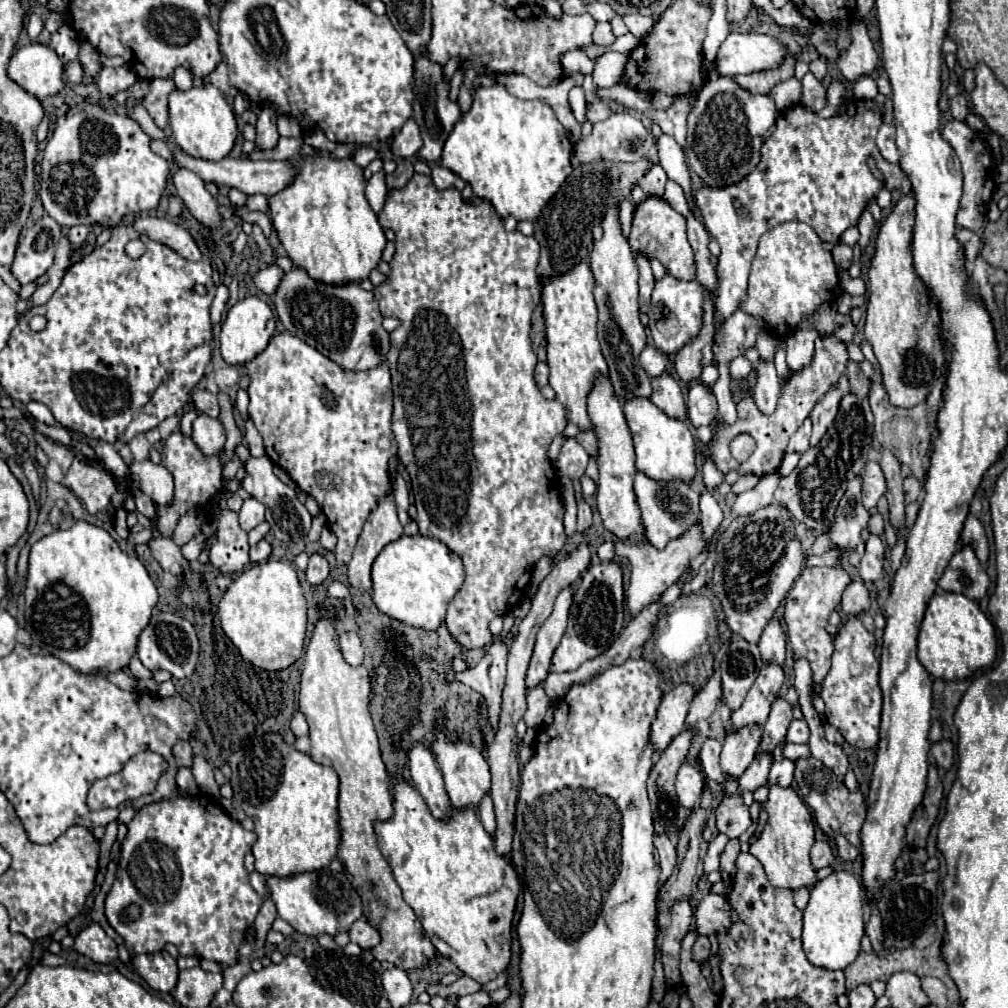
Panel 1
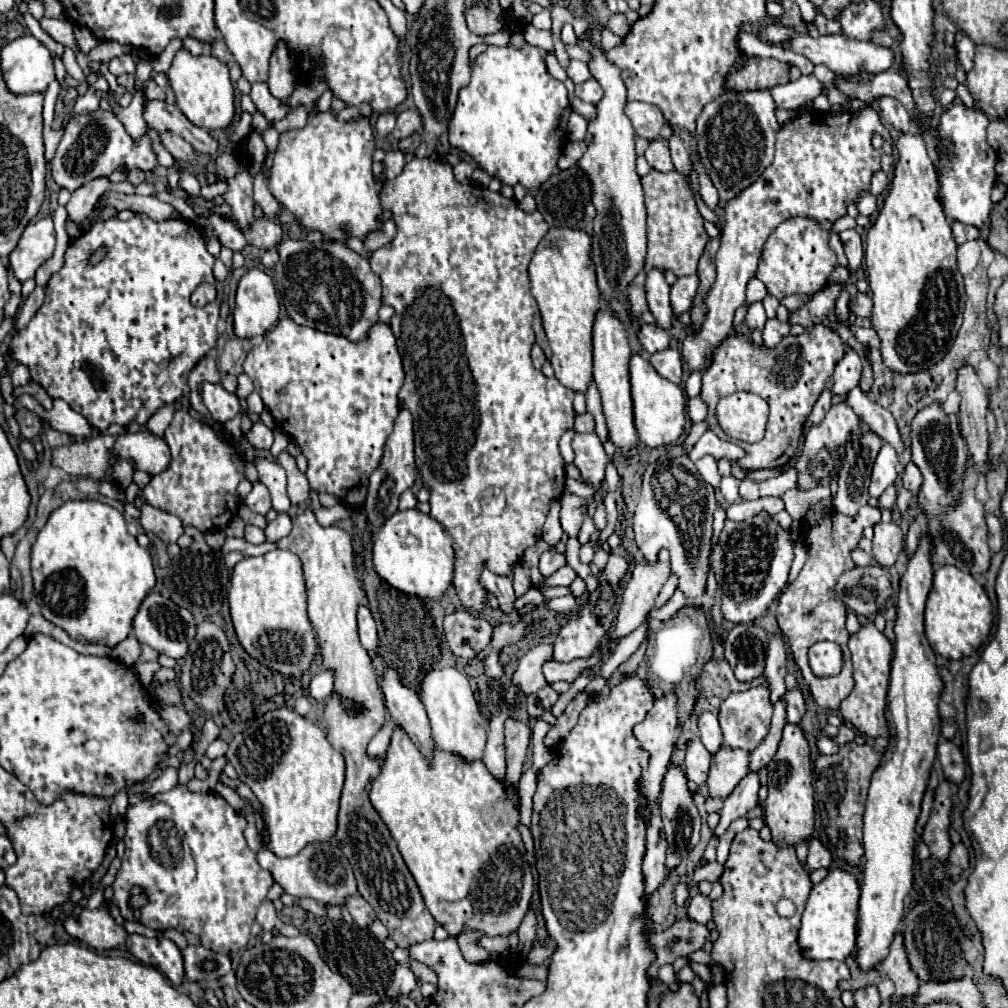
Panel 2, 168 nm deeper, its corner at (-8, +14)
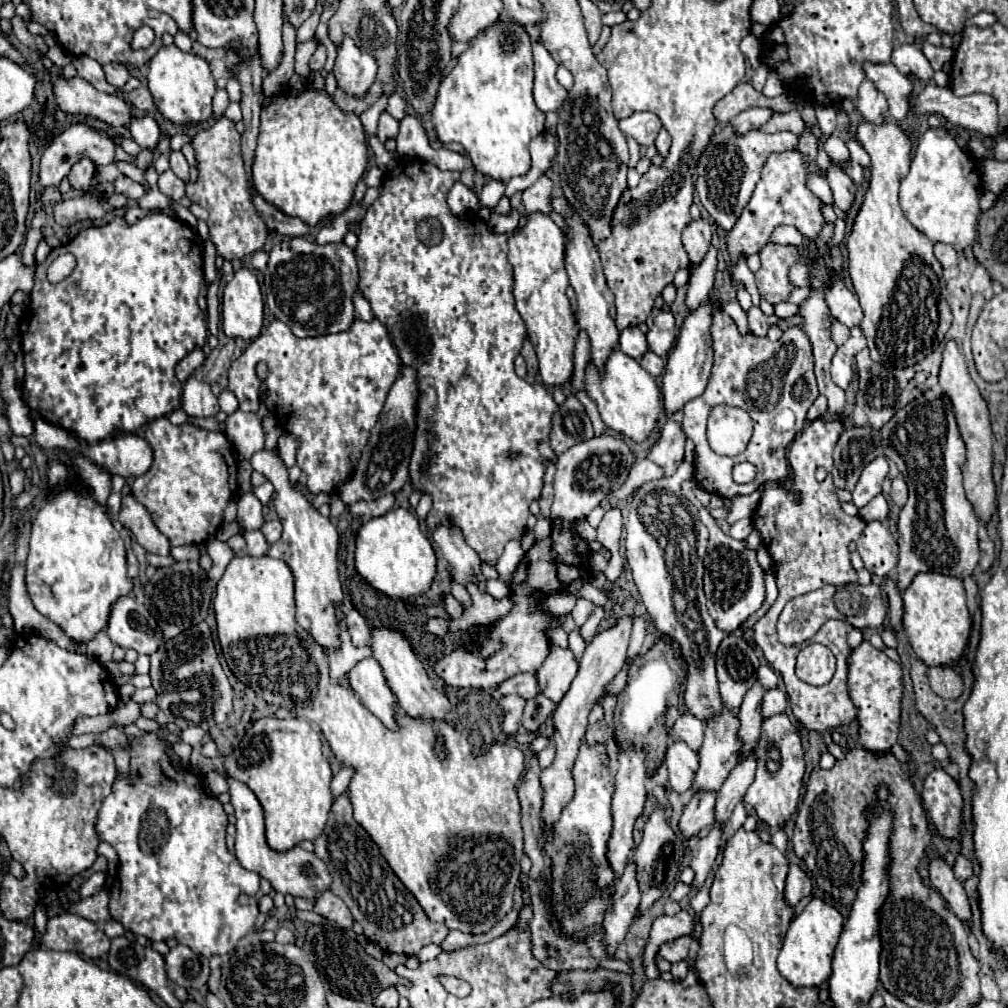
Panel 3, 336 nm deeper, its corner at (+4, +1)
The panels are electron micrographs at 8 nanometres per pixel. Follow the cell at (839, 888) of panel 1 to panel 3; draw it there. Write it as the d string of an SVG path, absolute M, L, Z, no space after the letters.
M815 897L791 921L791 927L783 941L783 949L777 959L779 973L795 987L811 987L811 985L821 985L823 981L827 981L831 977L831 961L833 961L835 945L841 935L841 927L843 927L843 915L825 899Z

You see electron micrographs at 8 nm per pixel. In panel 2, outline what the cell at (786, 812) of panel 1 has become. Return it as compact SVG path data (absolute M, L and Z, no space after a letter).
M785 724L783 738L777 754L767 766L769 772L769 794L765 800L765 824L771 828L773 840L777 844L799 844L811 838L815 798L813 798L813 778L811 778L811 758L809 742L799 724Z

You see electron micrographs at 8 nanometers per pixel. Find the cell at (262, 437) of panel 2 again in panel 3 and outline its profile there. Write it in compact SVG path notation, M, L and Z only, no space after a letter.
M235 411L233 415L227 417L225 423L227 423L227 431L225 431L227 441L233 445L239 457L249 461L257 451L263 449L265 433L255 413Z

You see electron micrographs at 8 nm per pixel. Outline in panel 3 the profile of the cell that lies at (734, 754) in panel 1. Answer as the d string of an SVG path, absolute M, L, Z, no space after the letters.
M693 793L679 821L685 837L697 835L703 827L715 823L715 793Z

